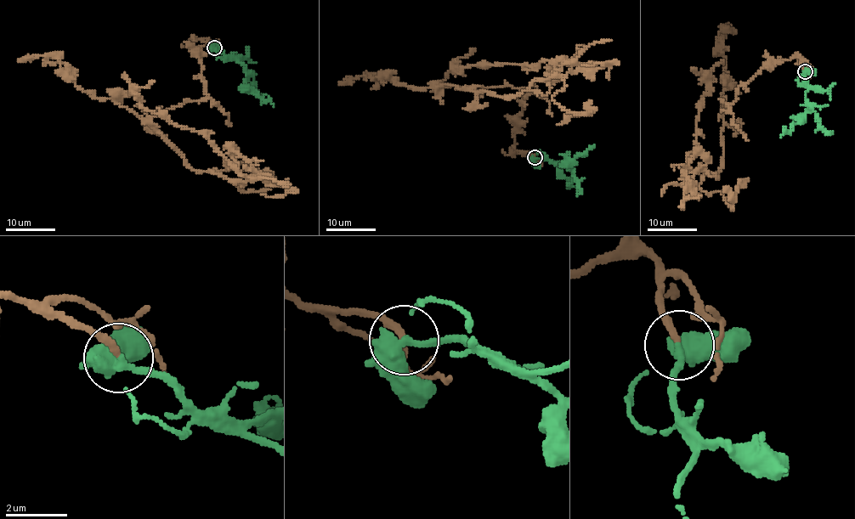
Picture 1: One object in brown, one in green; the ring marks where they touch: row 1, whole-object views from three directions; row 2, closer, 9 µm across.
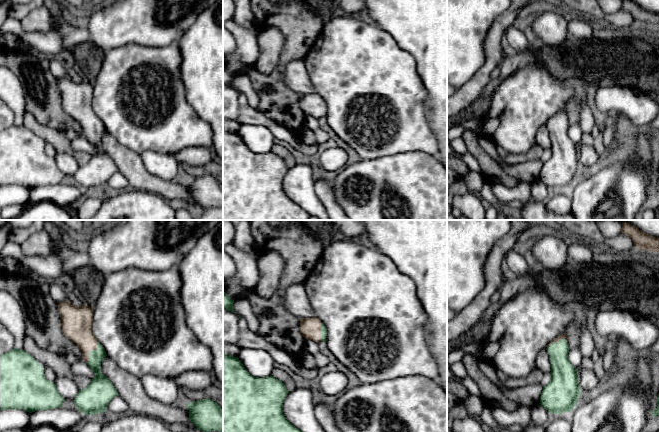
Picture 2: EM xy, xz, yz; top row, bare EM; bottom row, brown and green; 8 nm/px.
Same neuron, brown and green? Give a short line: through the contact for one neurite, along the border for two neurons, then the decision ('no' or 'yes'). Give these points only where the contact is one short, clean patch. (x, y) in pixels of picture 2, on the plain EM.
line xy (76, 99), (90, 126), (96, 133); yes

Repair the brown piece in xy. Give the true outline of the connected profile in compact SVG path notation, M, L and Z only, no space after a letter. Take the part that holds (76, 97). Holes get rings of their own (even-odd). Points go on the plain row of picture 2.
M66 76L58 80L58 85L64 111L81 125L82 136L95 150L90 160L79 166L73 176L75 182L86 191L106 188L109 178L119 171L112 158L101 148L101 139L107 131L92 108L93 84L86 80L76 82Z

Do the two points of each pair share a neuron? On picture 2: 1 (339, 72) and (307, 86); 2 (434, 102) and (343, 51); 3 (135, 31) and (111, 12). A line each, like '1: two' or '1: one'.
1: two
2: two
3: one

